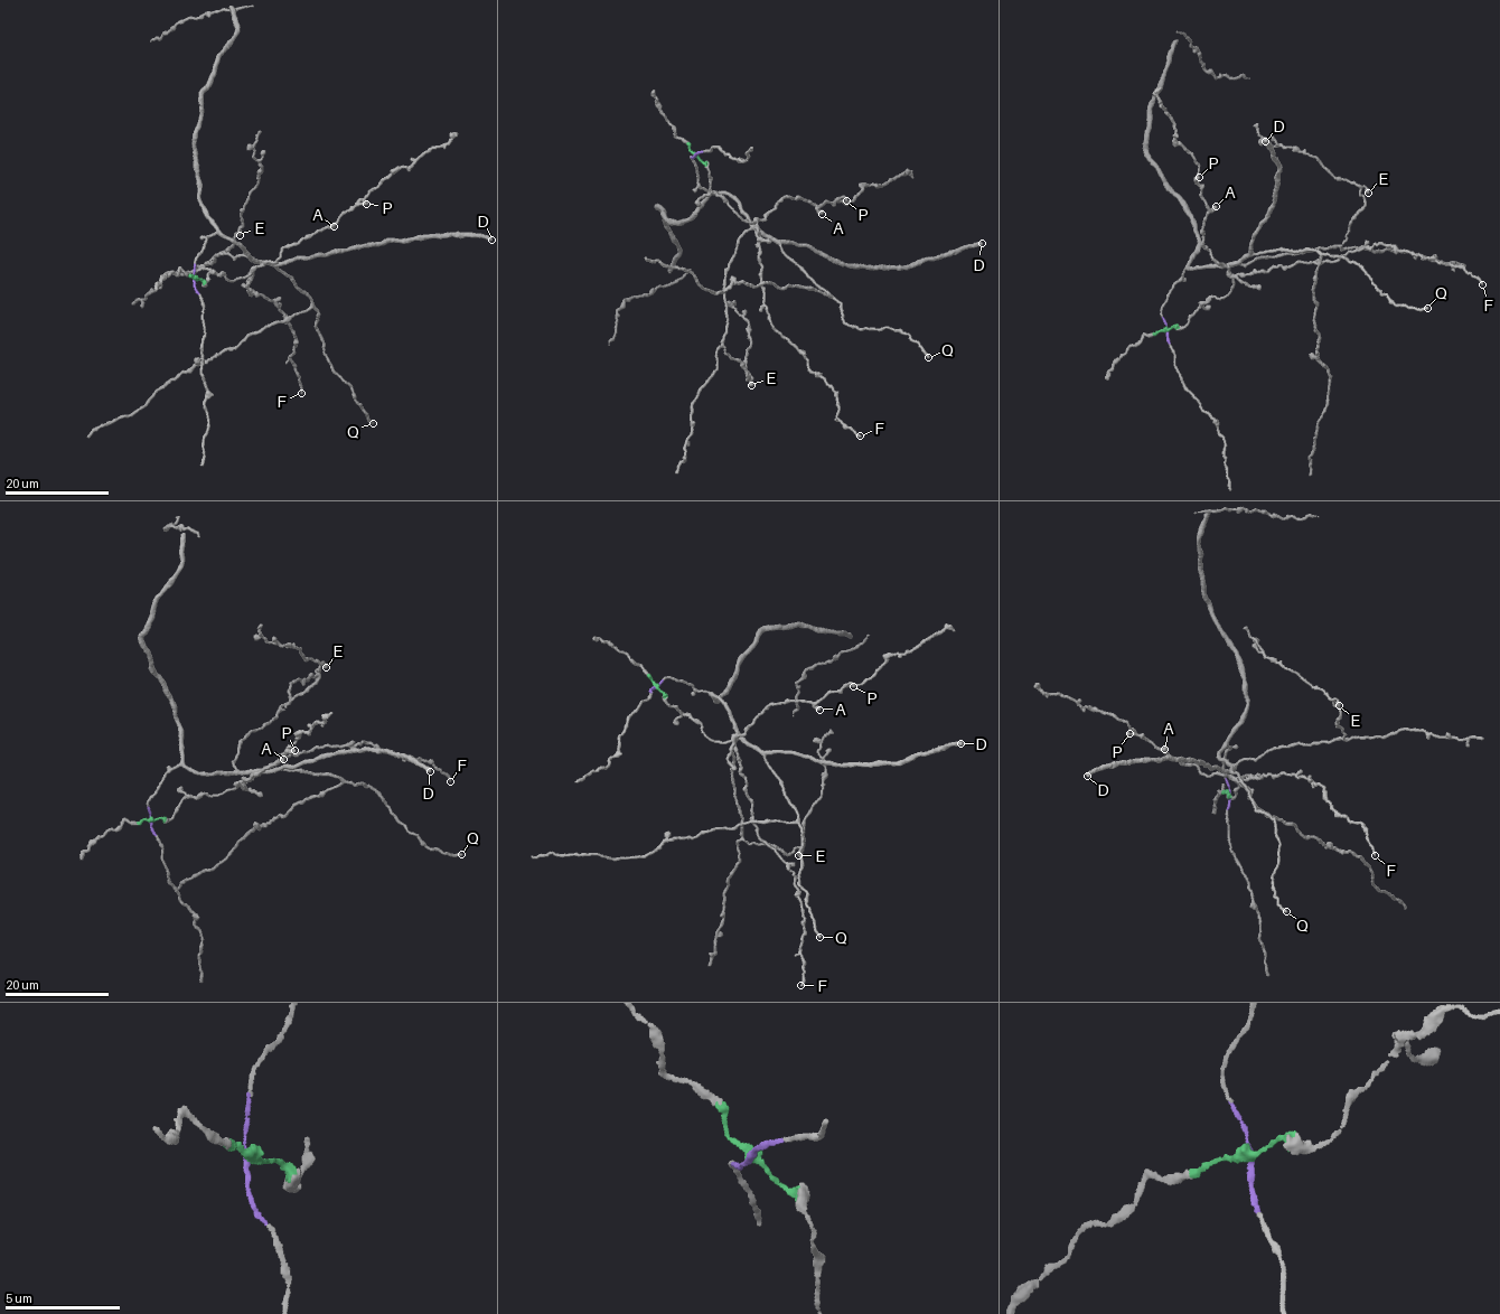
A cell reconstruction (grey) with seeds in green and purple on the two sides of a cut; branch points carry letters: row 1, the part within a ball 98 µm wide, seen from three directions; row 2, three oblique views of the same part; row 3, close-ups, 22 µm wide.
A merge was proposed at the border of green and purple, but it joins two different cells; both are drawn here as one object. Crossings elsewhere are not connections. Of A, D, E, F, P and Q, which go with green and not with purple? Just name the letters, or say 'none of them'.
A, F, P

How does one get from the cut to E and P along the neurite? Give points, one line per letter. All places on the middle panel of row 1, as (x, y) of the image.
E: (695, 156), (701, 187), (725, 194), (750, 226), (724, 274), (722, 346), (752, 385)
P: (695, 156), (708, 169), (712, 193), (752, 223), (765, 219), (784, 197), (819, 206), (843, 196), (846, 202)

